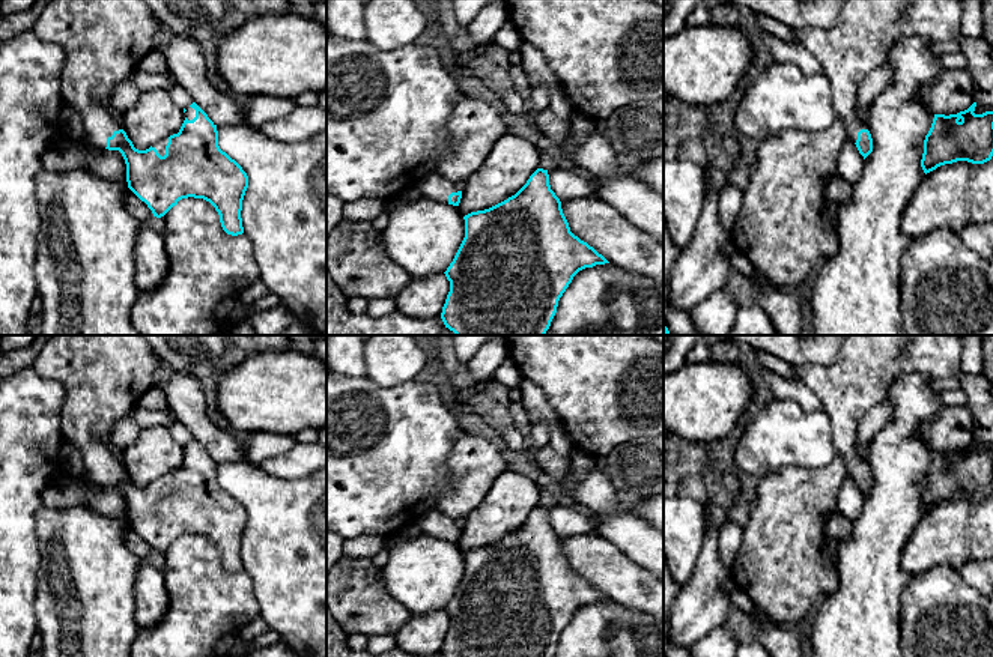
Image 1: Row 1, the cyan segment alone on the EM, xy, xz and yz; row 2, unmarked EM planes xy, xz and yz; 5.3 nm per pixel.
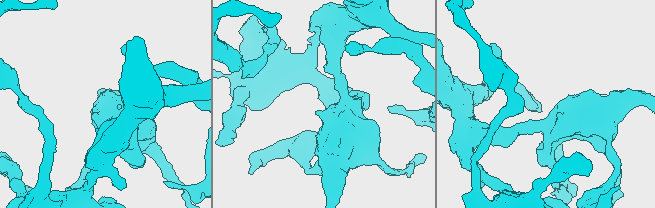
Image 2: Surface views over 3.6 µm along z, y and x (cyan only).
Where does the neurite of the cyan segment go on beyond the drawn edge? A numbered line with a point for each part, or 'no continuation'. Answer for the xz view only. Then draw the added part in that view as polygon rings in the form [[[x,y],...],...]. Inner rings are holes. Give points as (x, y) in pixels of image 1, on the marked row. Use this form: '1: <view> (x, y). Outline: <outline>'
1: xz (435, 187). Outline: [[[432,171],[415,183],[421,192],[421,197],[433,201],[448,203],[451,192],[460,191],[456,183],[448,180],[445,176]]]

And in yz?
1: yz (865, 30). Outline: [[[847,0],[838,21],[829,30],[818,27],[791,29],[794,39],[823,66],[831,81],[835,116],[844,123],[847,138],[858,140],[861,129],[868,129],[858,117],[856,98],[861,83],[876,68],[882,66],[889,50],[903,36],[924,36],[933,42],[945,42],[958,36],[961,5],[958,0]]]

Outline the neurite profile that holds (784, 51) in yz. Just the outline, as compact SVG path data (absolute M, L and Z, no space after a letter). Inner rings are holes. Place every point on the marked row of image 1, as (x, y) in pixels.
M761 32L761 44L776 62L796 65L808 75L823 74L821 63L797 42L781 41Z

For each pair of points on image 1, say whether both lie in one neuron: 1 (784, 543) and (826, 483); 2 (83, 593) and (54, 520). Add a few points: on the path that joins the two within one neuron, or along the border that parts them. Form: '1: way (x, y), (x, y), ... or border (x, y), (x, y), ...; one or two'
1: way (786, 528), (807, 507), (811, 498); one
2: way (83, 575), (83, 551), (71, 538); one

